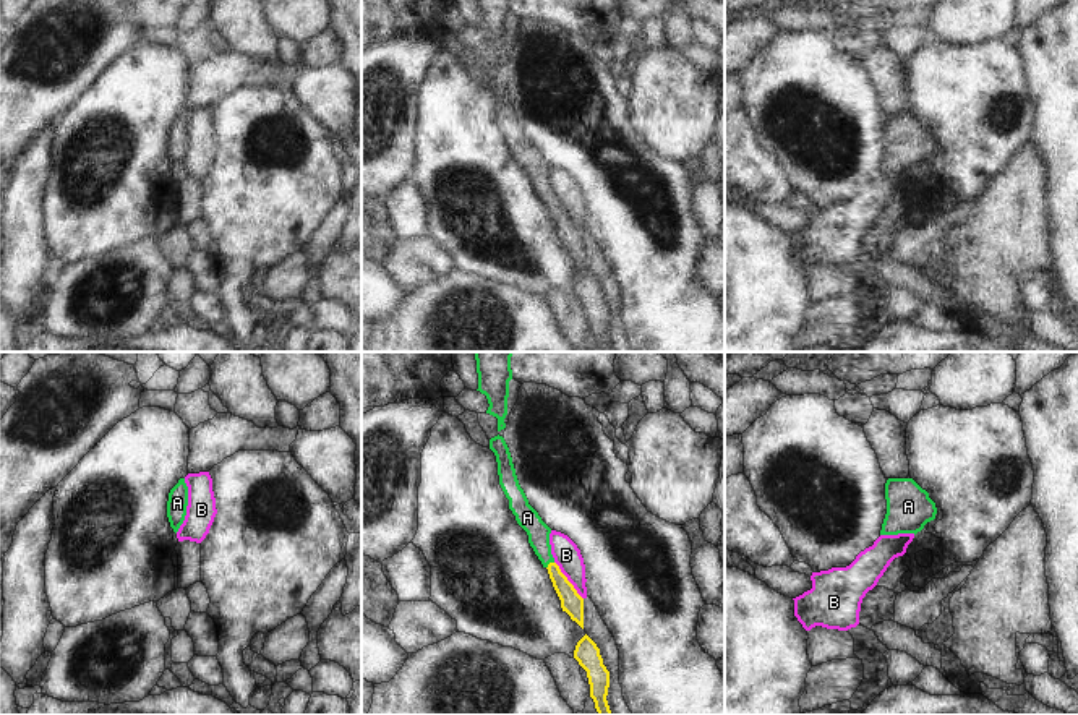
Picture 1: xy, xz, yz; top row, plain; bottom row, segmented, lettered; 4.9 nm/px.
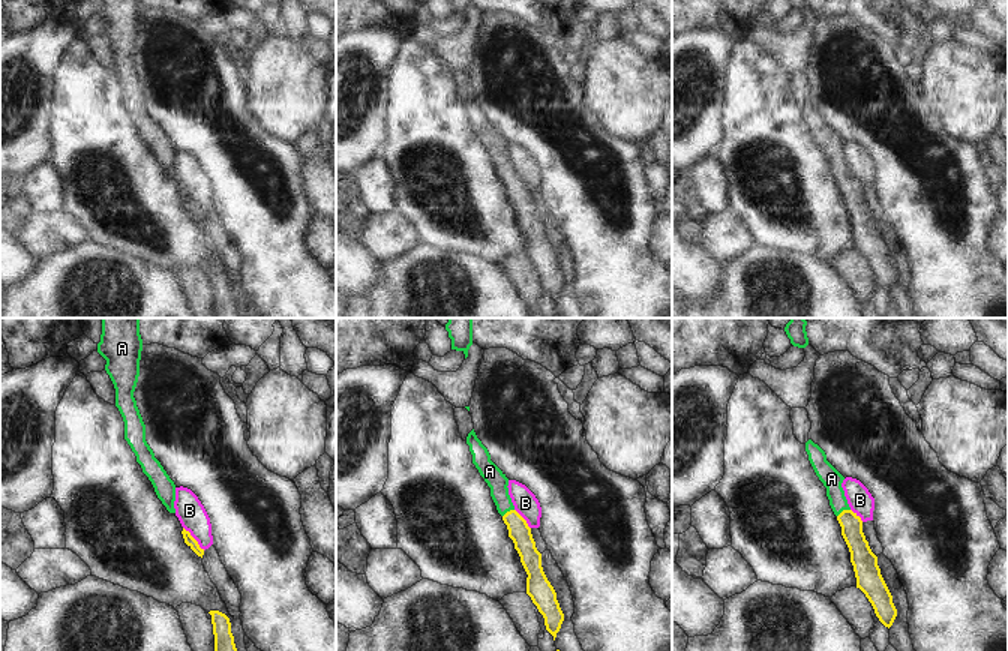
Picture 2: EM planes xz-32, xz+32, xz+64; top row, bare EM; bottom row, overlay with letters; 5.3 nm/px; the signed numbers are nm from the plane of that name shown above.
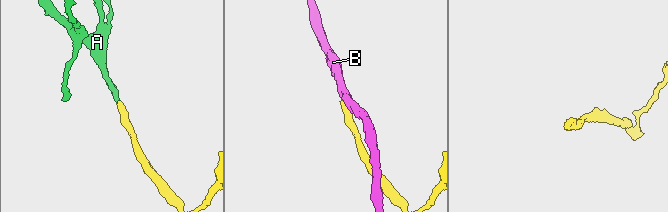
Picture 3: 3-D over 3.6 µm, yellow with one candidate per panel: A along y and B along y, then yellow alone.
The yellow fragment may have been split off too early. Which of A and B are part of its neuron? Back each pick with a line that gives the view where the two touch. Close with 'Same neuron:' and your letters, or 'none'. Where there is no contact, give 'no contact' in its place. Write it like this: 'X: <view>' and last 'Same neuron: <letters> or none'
A: xz
Same neuron: A

